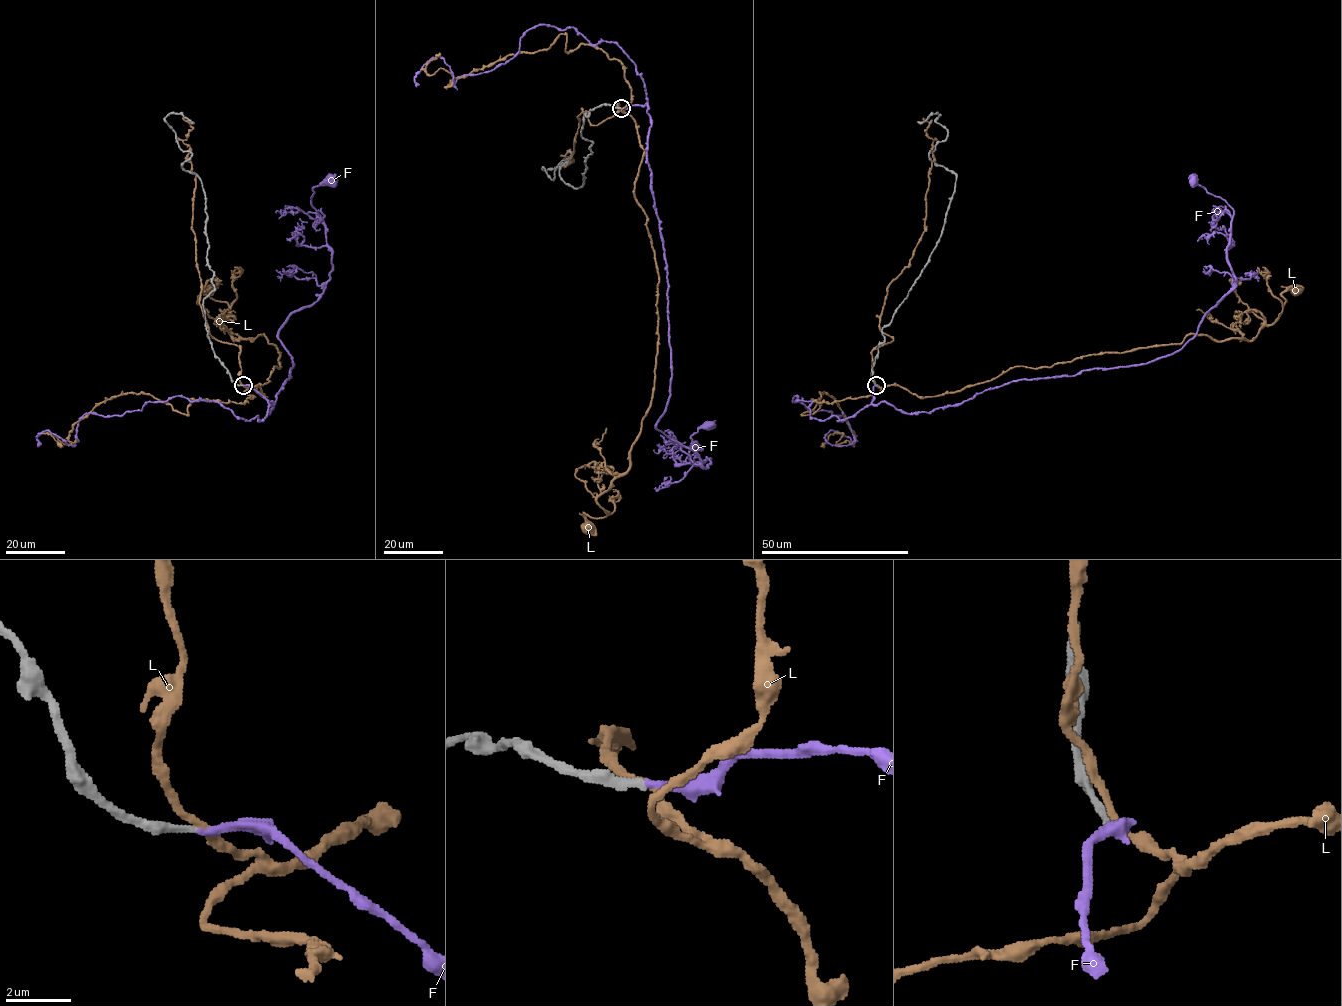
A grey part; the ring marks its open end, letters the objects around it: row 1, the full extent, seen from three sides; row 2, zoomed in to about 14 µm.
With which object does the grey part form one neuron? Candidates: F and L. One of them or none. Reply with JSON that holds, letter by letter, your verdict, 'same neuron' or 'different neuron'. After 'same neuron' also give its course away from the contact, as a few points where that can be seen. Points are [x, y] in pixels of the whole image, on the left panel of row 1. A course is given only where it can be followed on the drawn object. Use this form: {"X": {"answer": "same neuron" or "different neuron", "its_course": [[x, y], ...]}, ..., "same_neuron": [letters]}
{"F": {"answer": "same neuron", "its_course": [[243, 385], [272, 402], [269, 413], [289, 378], [279, 328], [329, 279], [331, 247], [311, 198], [331, 181]]}, "L": {"answer": "different neuron"}, "same_neuron": ["F"]}

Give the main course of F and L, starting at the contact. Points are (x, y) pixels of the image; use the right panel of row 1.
F: (876, 385), (873, 404), (931, 412), (1012, 381), (1178, 351), (1235, 279), (1227, 247), (1234, 210), (1193, 181)
L: (876, 385), (925, 397), (1016, 366), (1179, 344), (1189, 334), (1252, 340), (1280, 314), (1281, 294), (1297, 289)

